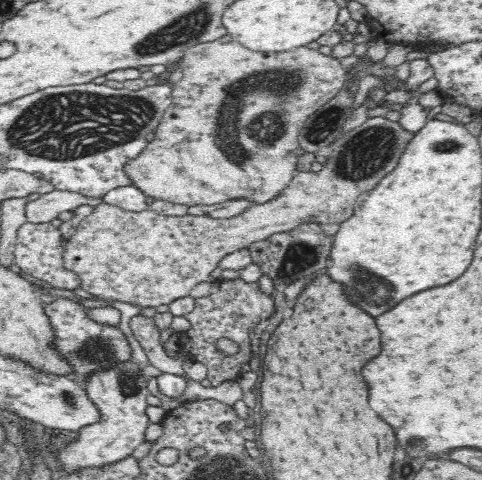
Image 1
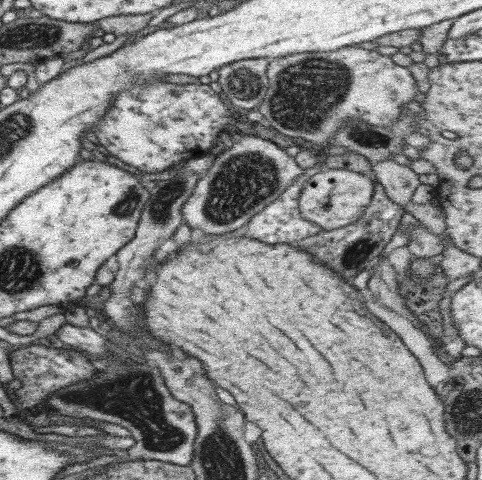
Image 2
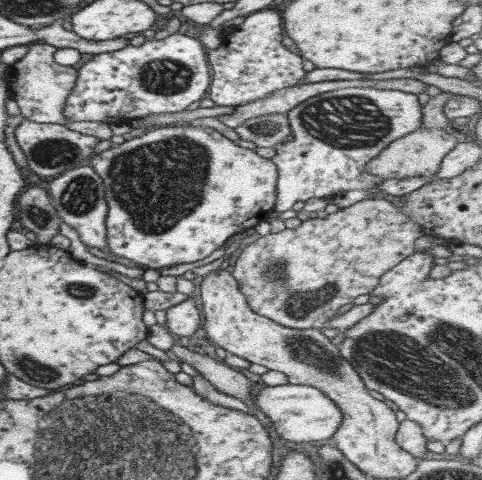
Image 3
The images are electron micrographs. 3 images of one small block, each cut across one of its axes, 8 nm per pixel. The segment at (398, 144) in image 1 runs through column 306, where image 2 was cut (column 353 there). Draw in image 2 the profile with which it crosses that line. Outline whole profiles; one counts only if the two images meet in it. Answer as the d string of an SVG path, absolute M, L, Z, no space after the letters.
M321 170L310 176L298 196L298 211L305 220L320 226L323 231L345 227L363 214L370 202L373 184L367 177L349 170Z

